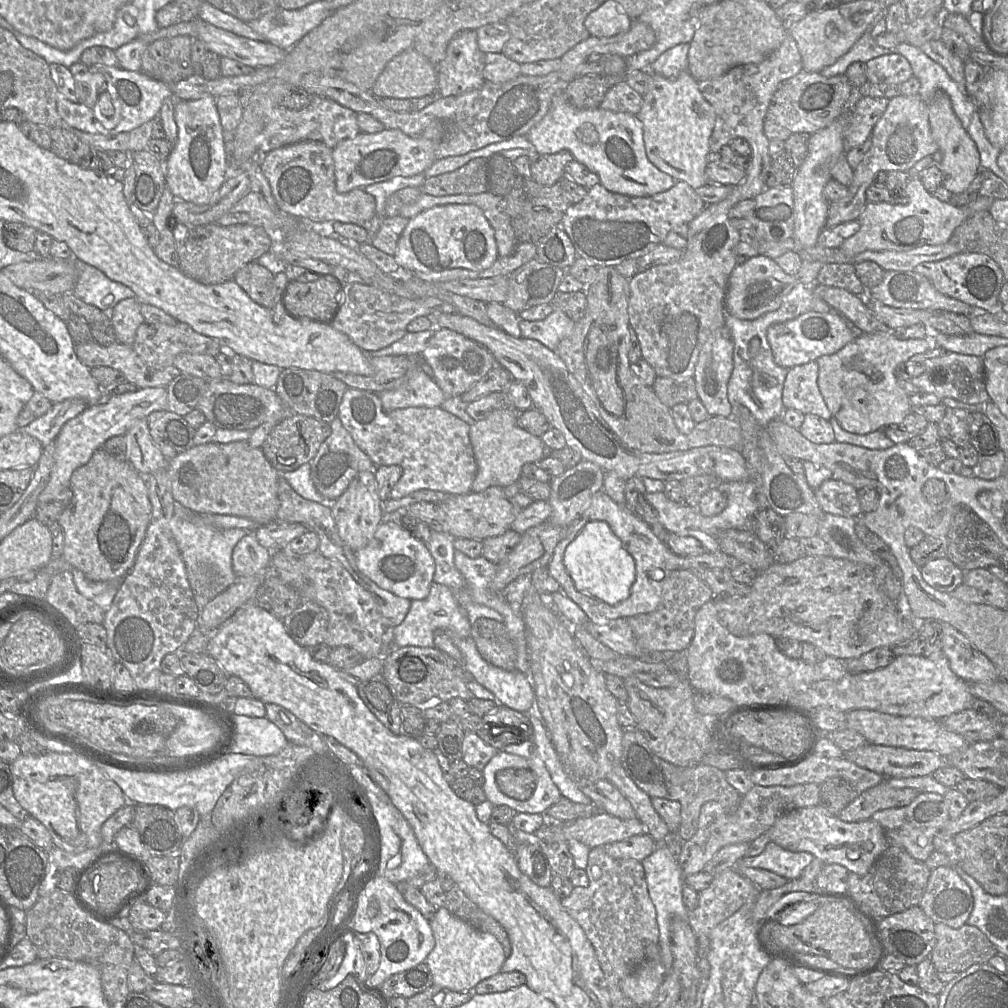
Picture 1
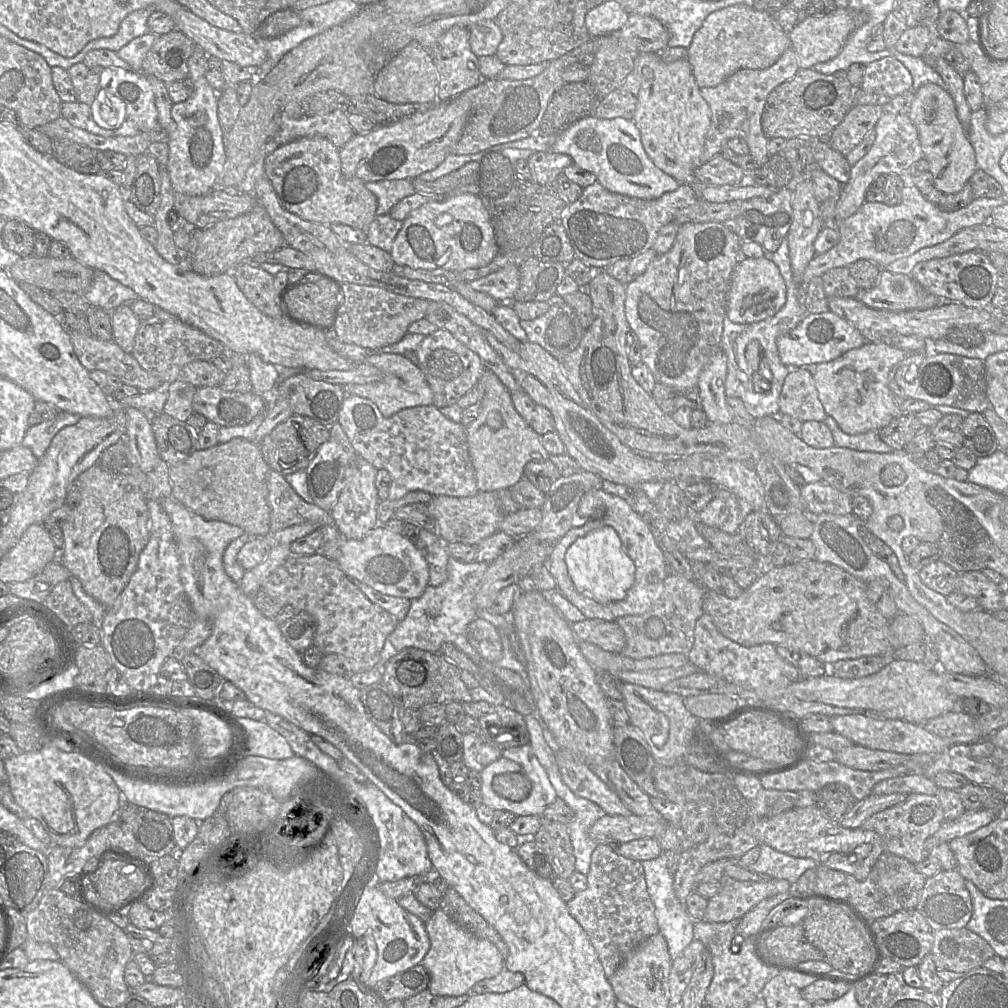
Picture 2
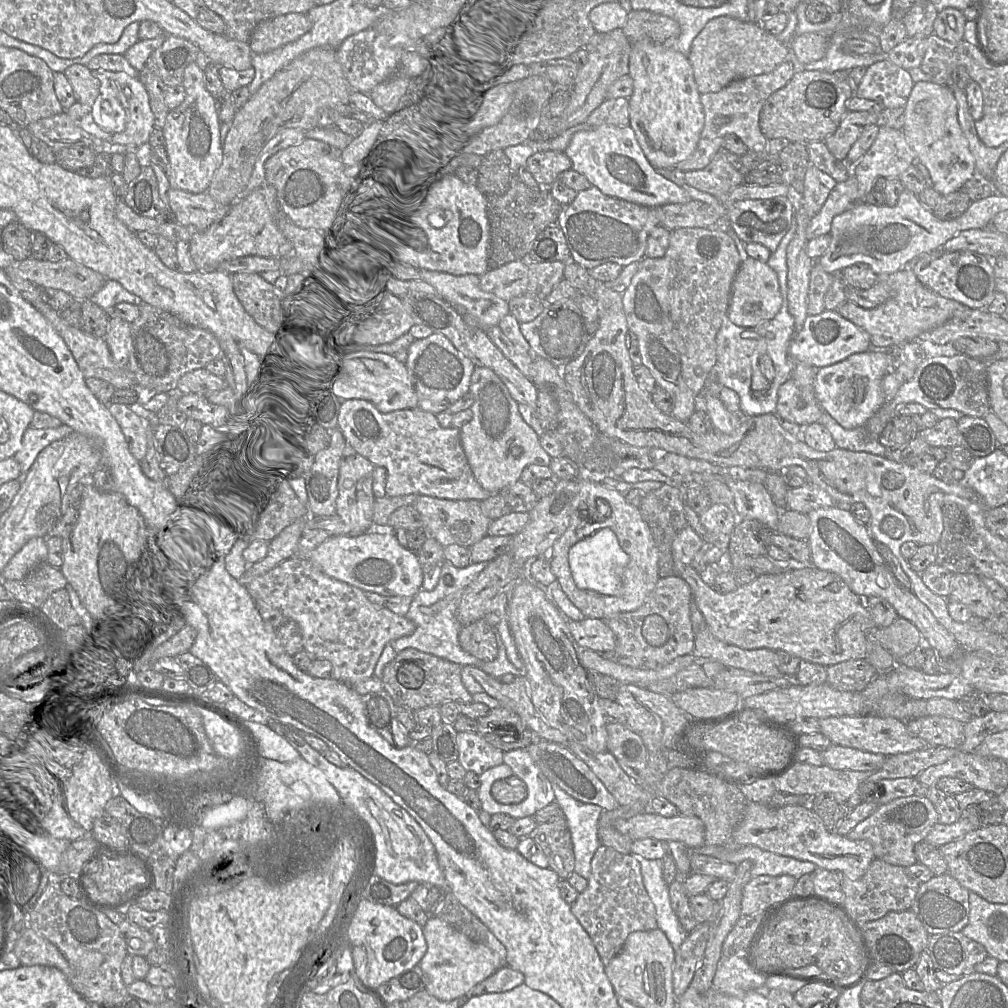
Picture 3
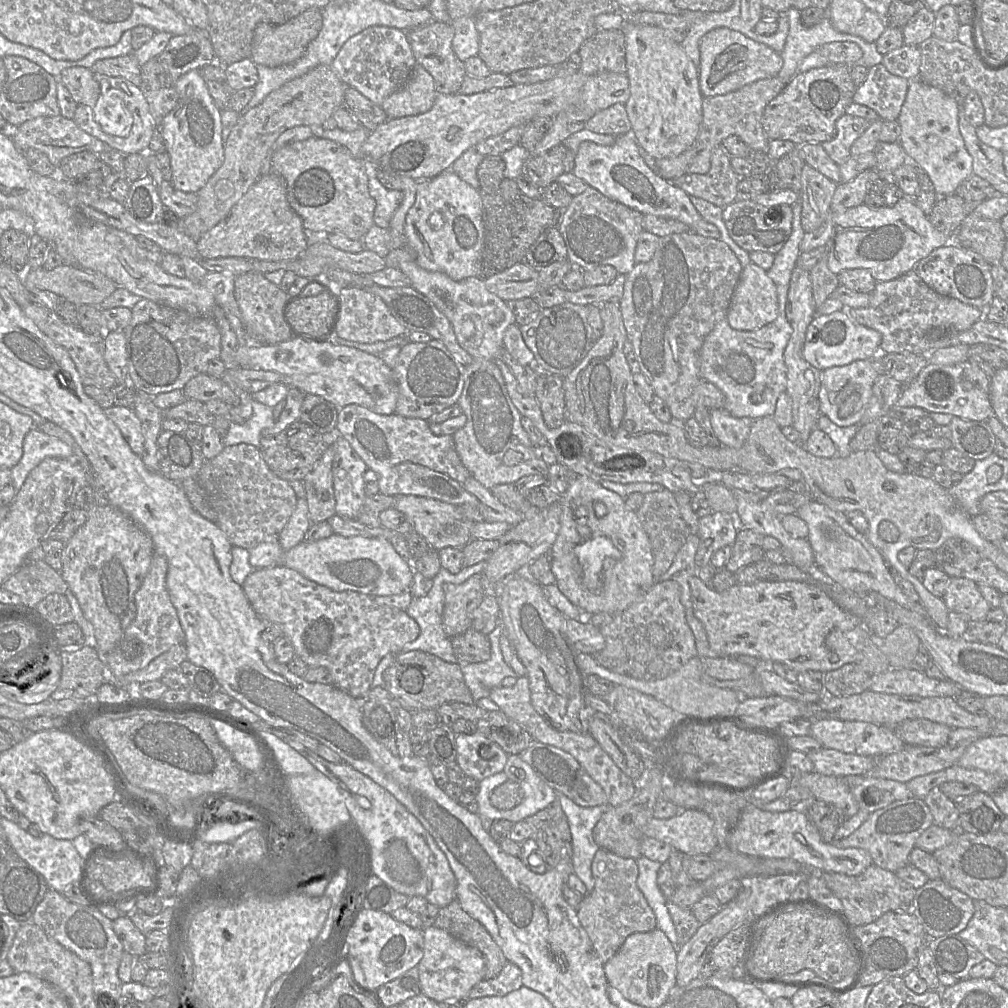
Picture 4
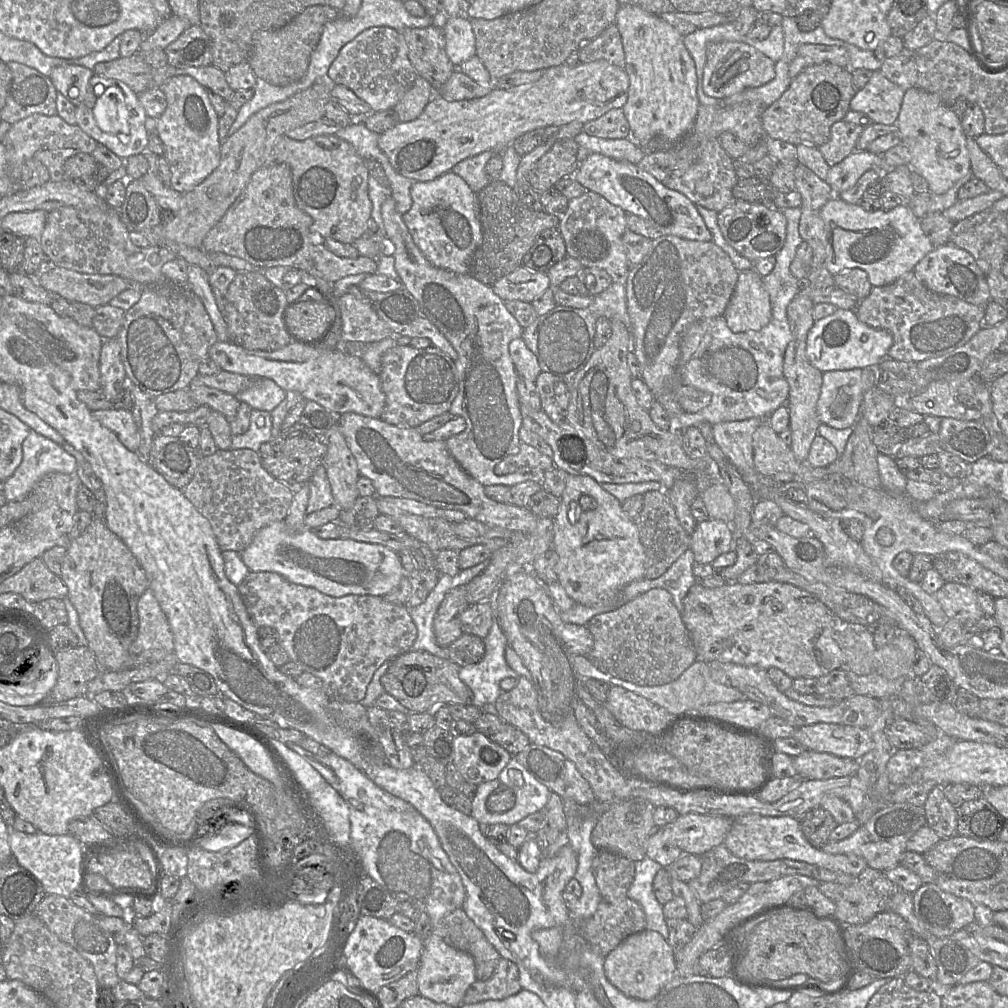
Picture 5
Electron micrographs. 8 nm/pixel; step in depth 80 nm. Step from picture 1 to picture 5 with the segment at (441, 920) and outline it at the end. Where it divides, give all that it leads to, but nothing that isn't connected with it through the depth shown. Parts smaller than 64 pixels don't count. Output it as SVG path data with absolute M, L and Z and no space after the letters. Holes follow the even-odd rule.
M432 933L423 941L423 951L417 968L419 995L436 1003L460 1007L467 989L477 980L473 957L449 946L439 936Z

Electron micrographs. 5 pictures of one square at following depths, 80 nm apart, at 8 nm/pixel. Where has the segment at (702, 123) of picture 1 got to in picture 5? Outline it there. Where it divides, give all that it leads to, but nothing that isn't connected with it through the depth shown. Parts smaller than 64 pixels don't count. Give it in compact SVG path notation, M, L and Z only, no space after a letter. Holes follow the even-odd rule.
M621 5L616 14L615 24L622 37L624 69L629 77L628 99L622 109L630 124L631 134L639 147L643 147L655 137L678 142L694 126L700 105L695 62L683 43L684 37L659 15L636 5Z

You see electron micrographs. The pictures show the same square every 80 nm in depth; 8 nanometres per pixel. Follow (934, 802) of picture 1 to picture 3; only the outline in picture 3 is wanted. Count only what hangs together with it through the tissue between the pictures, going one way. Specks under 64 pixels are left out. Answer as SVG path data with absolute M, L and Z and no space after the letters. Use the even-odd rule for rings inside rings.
M909 796L880 805L867 819L860 822L846 837L871 843L875 858L888 864L908 867L917 863L914 847L924 841L931 828L938 823L938 813L926 796Z

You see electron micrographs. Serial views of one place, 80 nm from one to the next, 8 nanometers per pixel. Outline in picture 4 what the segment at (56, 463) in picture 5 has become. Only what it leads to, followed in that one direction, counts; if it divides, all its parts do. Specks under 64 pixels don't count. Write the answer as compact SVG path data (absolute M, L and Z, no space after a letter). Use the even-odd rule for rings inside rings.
M32 428L24 437L23 453L19 462L11 468L11 484L18 492L29 473L45 458L69 458L73 450L60 439L38 428Z

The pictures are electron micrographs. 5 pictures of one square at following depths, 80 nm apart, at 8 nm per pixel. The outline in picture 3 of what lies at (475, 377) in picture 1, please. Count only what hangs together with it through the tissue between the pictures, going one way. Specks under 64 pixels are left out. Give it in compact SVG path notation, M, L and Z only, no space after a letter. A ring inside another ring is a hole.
M432 333L424 339L414 340L407 353L405 365L417 394L417 408L437 415L469 392L476 366L443 334Z

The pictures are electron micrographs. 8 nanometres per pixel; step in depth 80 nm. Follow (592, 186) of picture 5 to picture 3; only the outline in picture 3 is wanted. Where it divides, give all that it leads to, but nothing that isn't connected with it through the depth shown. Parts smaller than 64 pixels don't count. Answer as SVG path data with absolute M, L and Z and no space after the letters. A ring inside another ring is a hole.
M602 125L576 132L564 153L571 160L572 169L583 174L605 195L647 207L691 200L682 187L660 175L649 163L631 126Z

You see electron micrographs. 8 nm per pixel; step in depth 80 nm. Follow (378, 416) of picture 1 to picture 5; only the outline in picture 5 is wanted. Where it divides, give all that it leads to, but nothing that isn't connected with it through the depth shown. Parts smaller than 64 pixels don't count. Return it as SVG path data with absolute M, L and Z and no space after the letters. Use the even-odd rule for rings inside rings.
M347 412L339 416L339 427L354 455L360 476L372 481L377 497L412 499L437 509L458 510L468 519L474 519L489 528L499 527L510 531L531 533L538 517L527 507L496 502L485 494L485 487L472 478L450 454L443 440L425 441L416 428L403 428L389 424L381 418Z

